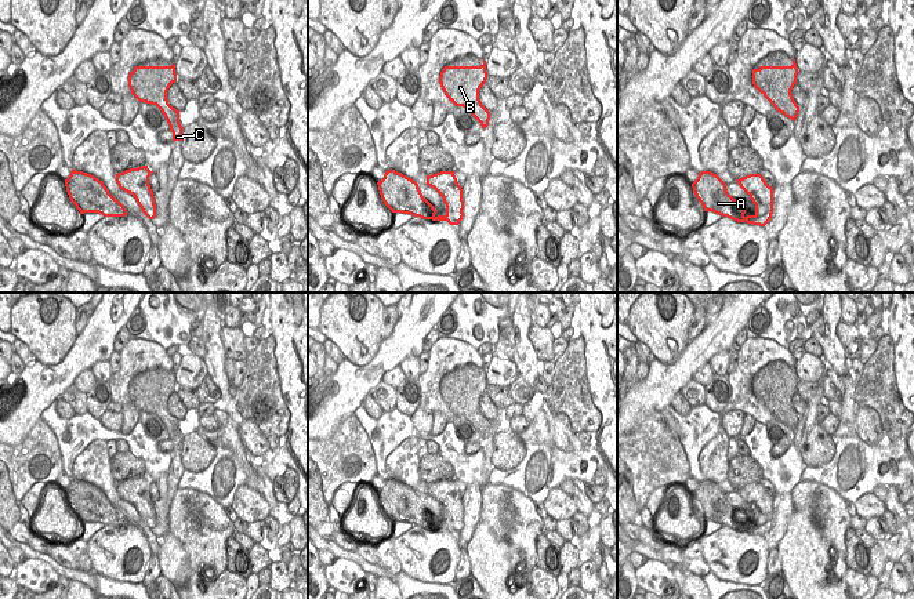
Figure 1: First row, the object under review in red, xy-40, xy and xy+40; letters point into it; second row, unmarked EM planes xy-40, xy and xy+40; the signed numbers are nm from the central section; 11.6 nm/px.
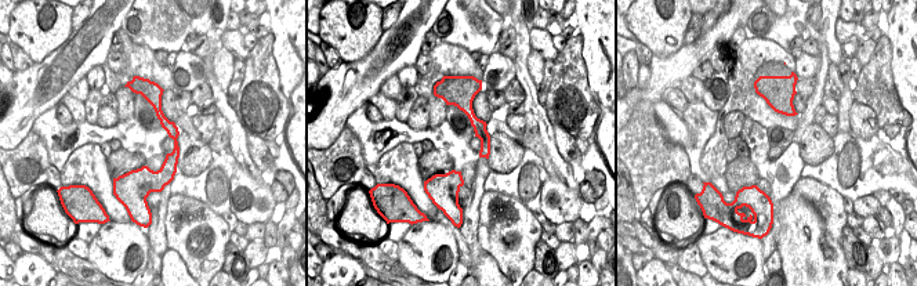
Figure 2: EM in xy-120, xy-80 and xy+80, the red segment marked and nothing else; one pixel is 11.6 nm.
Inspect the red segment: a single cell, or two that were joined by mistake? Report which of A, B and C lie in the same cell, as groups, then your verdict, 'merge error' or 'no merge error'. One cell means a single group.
A B C | no merge error

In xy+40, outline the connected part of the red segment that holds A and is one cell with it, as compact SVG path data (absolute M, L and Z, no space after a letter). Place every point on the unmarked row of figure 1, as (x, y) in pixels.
M711 480L699 482L692 497L704 520L712 520L737 531L765 536L773 523L773 497L761 483L750 483L736 490L755 513L754 524L744 524L743 515L728 502L726 493Z

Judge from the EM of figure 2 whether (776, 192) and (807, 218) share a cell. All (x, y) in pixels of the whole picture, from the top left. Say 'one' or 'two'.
two

